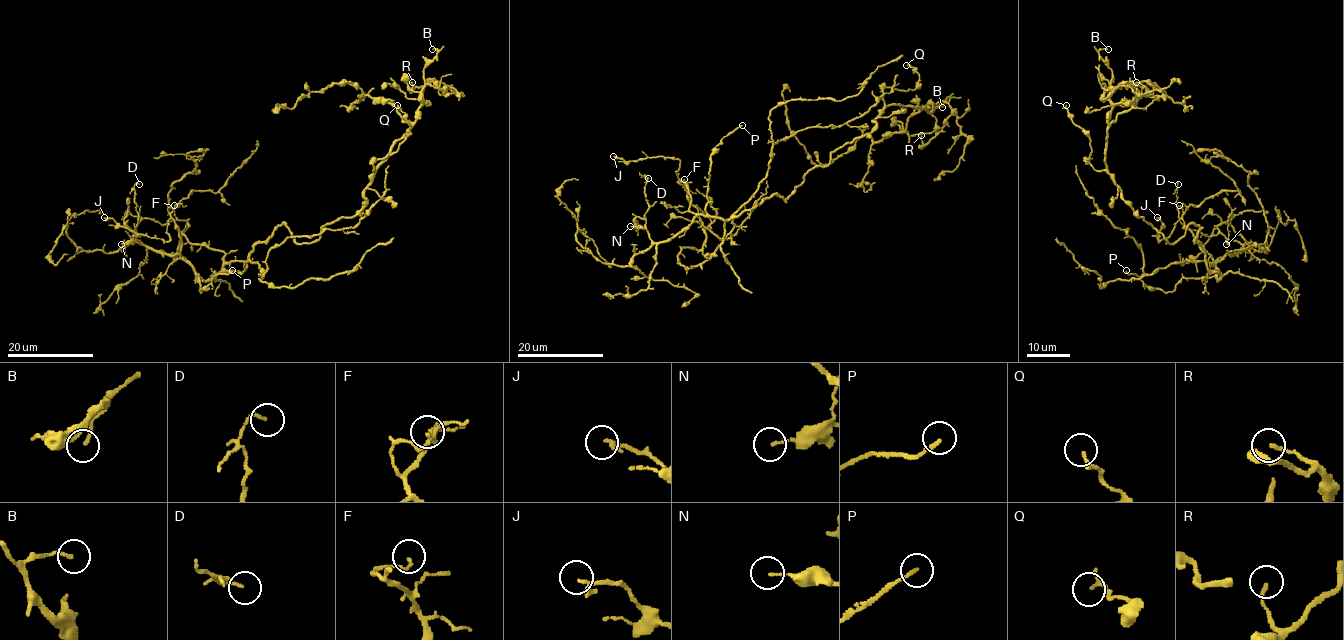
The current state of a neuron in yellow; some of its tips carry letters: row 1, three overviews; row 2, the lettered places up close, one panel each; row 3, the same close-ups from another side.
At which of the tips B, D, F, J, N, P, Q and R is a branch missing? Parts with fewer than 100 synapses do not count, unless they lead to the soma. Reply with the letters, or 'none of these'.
none of these

